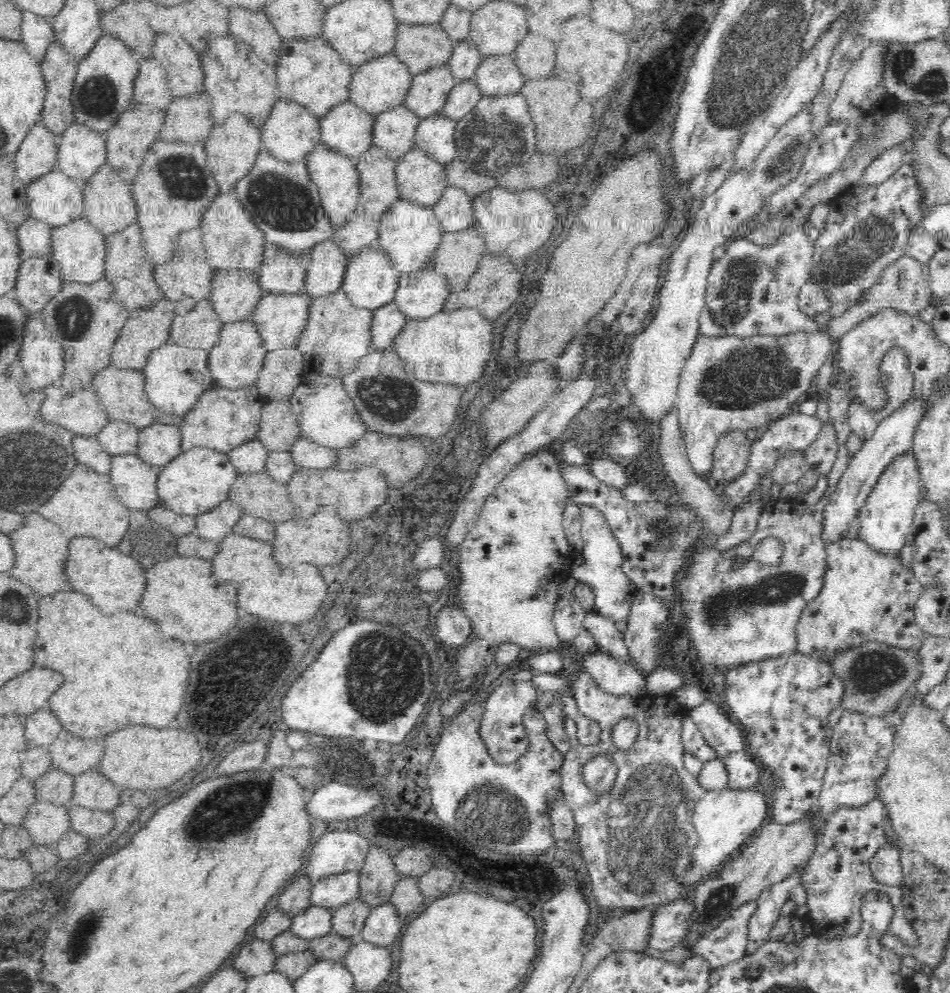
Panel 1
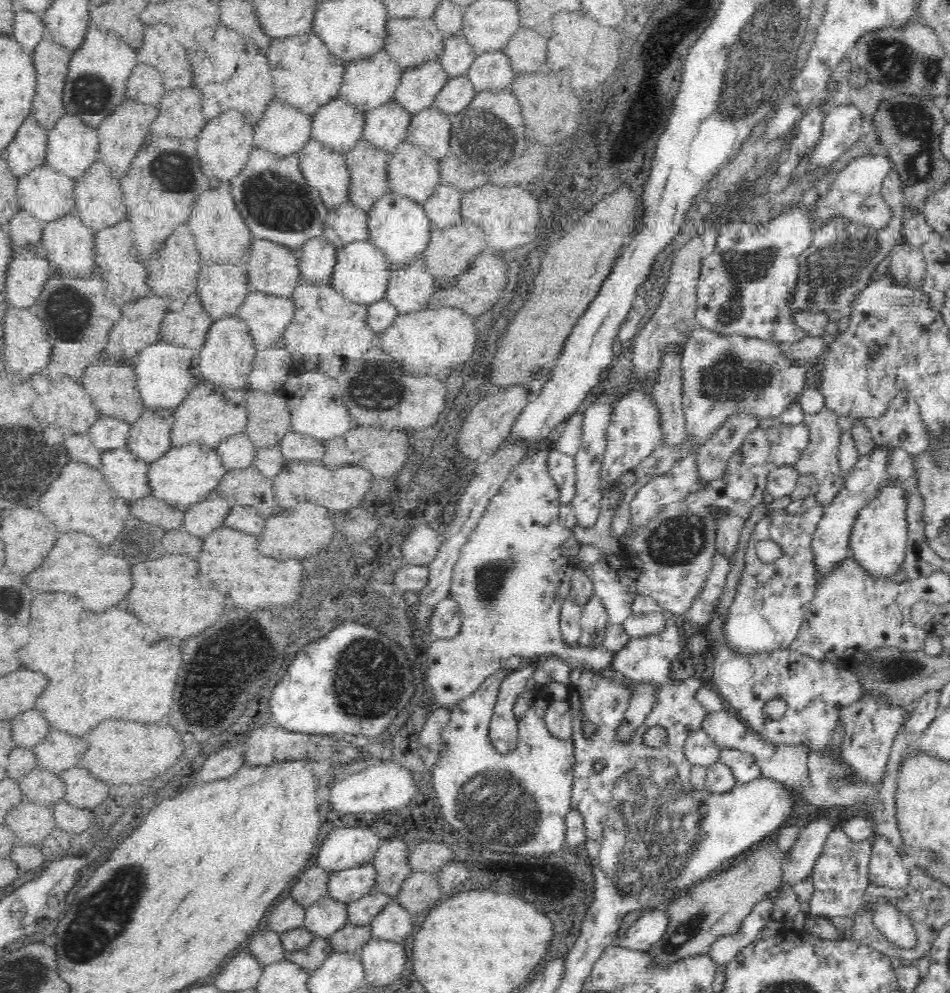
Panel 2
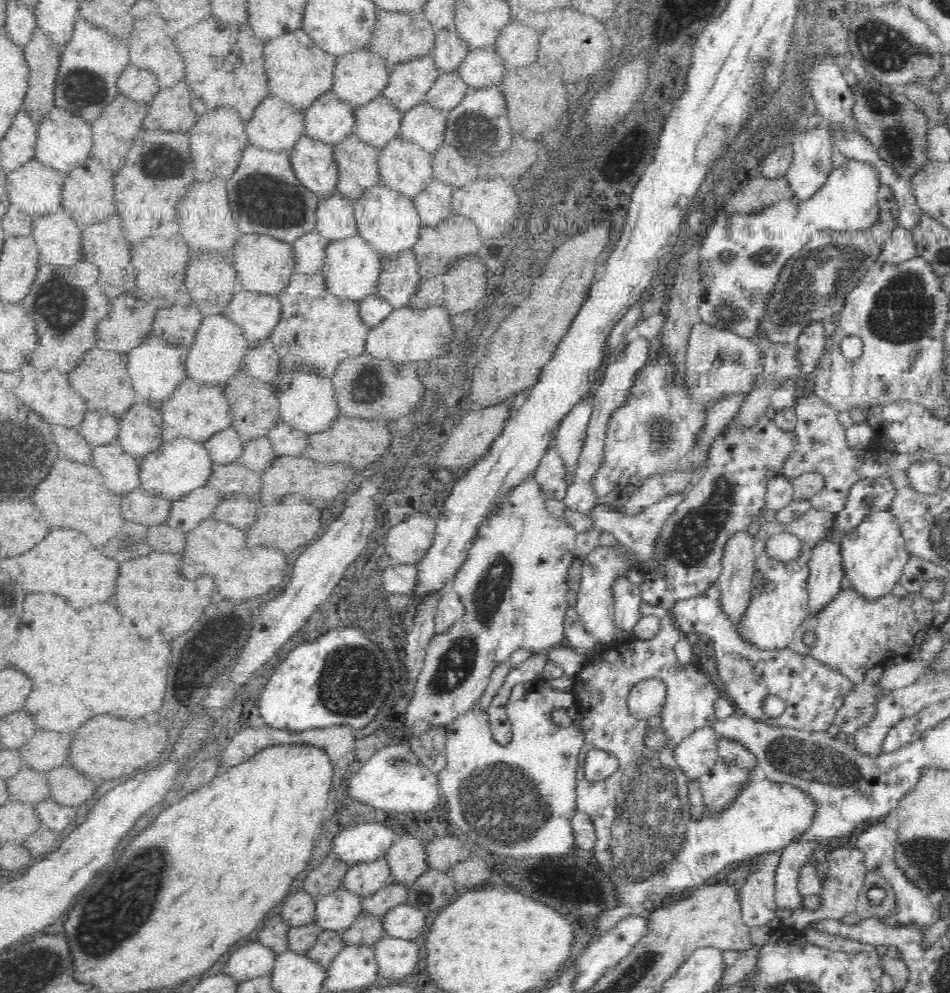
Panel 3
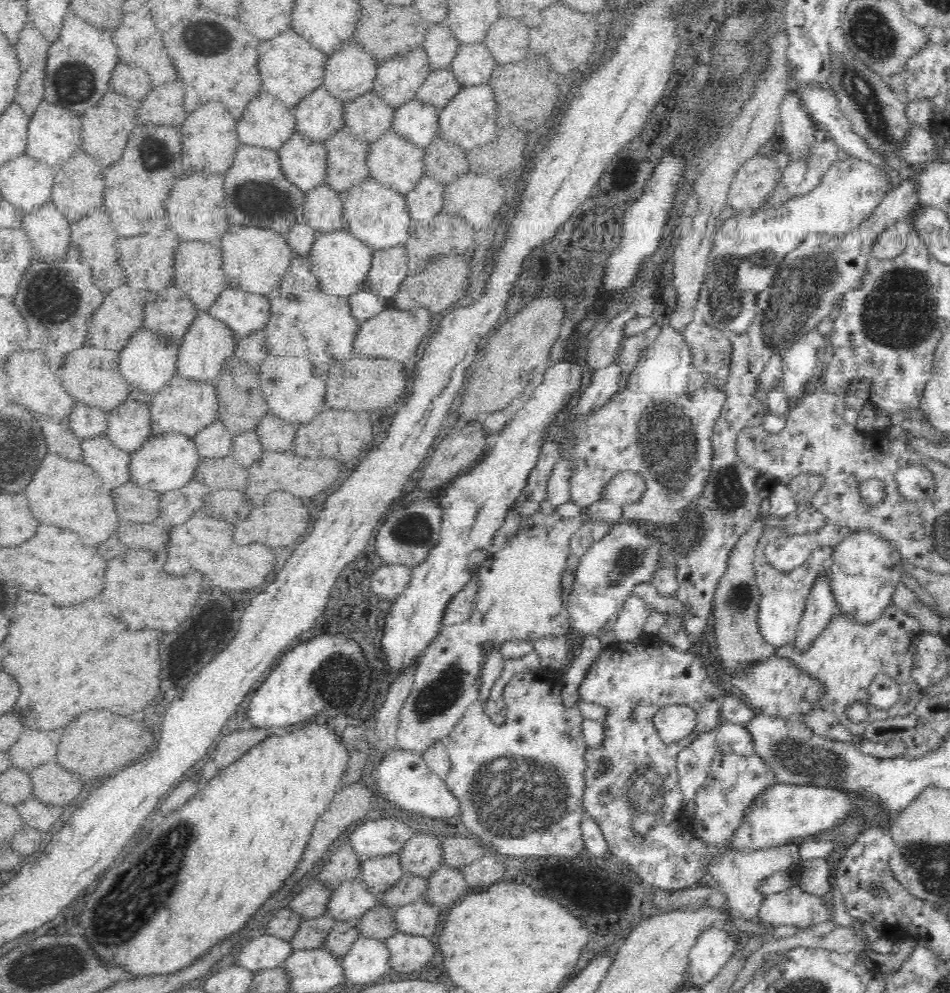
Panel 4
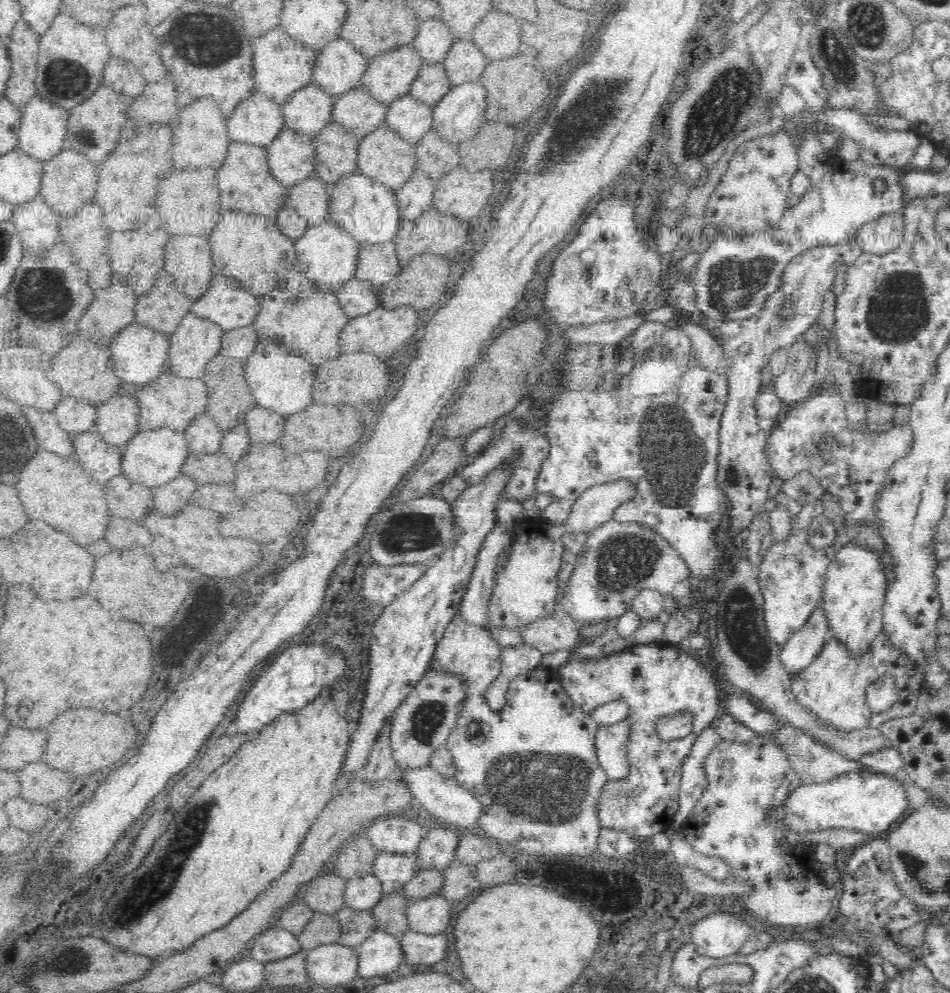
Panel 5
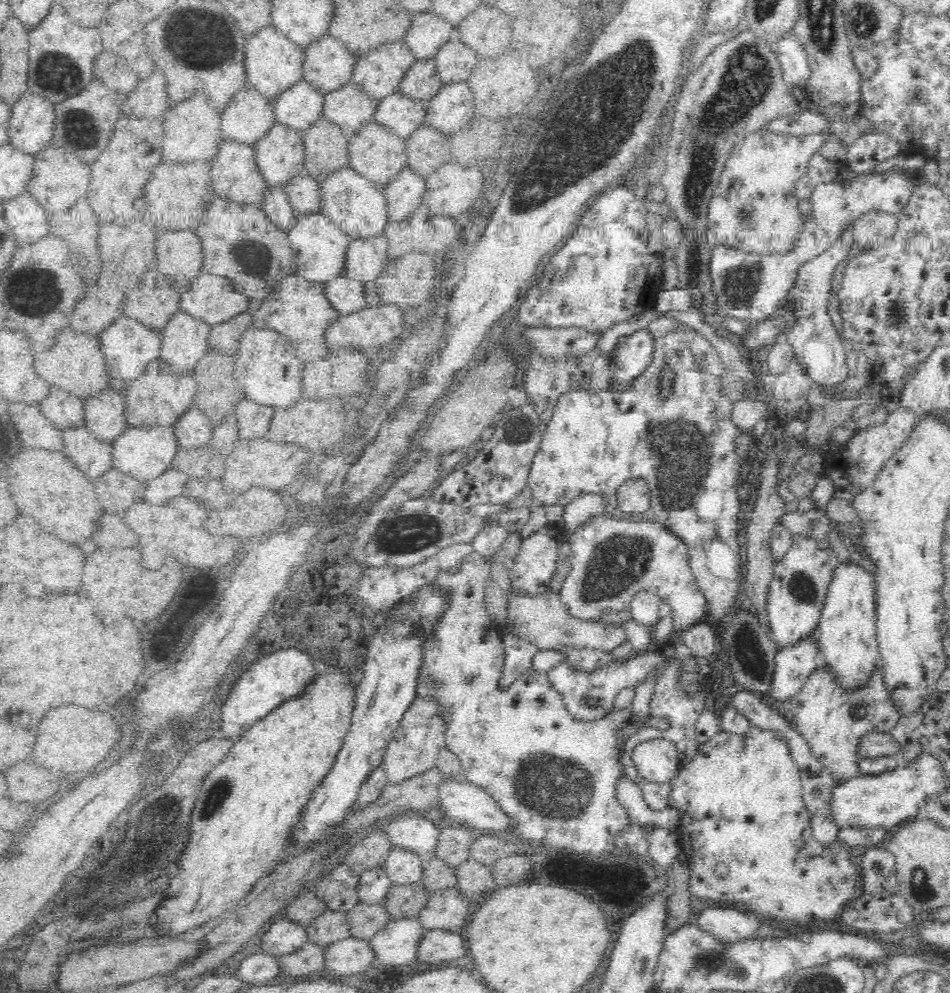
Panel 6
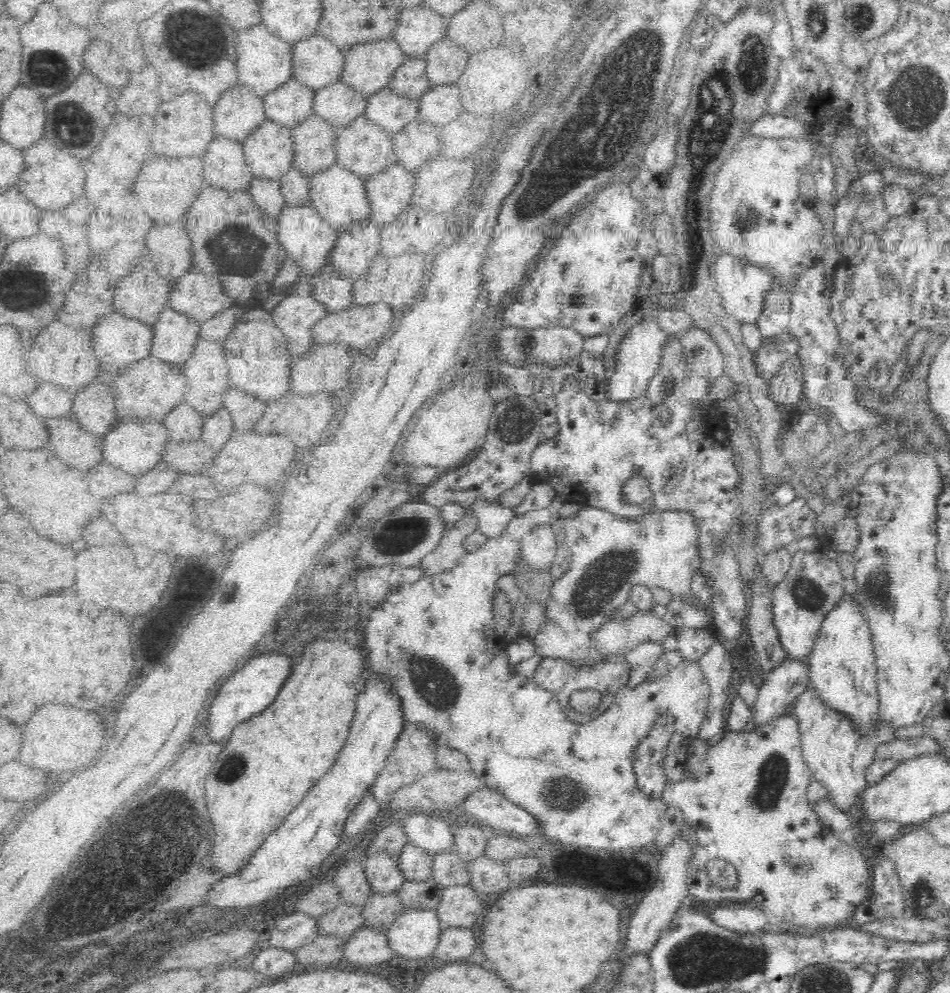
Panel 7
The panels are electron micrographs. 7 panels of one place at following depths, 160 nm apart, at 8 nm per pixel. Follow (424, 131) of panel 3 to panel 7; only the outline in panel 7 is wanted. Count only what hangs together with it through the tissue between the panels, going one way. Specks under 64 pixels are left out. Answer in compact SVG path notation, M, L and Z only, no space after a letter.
M382 87L367 98L366 118L386 130L400 130L418 112L417 98L403 96L392 87Z

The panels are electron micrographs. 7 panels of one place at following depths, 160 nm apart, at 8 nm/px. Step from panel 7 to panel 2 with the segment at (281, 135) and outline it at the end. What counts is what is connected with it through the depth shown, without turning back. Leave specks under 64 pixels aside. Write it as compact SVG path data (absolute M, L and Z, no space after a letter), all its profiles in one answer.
M310 139L296 155L306 185L319 192L326 208L348 200L351 178L341 153Z

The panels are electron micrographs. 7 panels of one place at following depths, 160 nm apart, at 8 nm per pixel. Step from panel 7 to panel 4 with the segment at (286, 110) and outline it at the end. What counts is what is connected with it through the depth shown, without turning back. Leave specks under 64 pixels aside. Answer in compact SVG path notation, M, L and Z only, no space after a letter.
M323 86L316 87L306 93L299 101L298 105L291 108L291 114L296 121L295 130L302 133L310 140L320 141L328 139L336 130L345 128L343 101L334 98L329 90Z

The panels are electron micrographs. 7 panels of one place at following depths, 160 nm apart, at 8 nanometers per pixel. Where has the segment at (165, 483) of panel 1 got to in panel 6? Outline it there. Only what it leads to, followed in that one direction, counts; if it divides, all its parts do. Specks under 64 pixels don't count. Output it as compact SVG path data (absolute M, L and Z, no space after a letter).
M162 426L126 428L126 432L122 432L112 444L112 464L122 472L132 474L134 478L150 480L168 468L170 460L174 458L174 452L176 452L176 438L170 426L168 428Z

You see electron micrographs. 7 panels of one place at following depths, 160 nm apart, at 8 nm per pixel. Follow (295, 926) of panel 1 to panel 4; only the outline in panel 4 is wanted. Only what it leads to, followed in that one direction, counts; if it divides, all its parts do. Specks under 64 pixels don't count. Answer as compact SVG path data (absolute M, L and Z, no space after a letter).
M361 878L344 881L332 892L329 912L340 921L358 921L364 913L377 906L378 898Z

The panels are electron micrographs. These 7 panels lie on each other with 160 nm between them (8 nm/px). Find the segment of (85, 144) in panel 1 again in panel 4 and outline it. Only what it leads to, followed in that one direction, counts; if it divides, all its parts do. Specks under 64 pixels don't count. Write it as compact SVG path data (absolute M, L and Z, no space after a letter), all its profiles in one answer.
M44 99L30 116L26 152L48 164L56 164L60 154L62 160L66 160L80 142L78 132L81 120L76 118L74 112L54 106Z

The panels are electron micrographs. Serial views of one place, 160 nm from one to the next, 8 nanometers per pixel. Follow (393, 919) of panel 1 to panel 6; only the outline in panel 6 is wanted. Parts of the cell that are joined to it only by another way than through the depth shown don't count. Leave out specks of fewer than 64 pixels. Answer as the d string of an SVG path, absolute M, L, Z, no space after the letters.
M440 886L432 890L419 916L426 930L446 929L447 931L466 926L466 920L470 918L466 902L462 900L457 886Z

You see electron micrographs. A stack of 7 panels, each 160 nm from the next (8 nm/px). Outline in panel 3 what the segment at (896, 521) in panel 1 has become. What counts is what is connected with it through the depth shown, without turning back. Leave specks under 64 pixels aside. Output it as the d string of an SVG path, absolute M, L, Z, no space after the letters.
M889 510L868 514L862 524L853 528L838 543L844 588L850 589L868 603L876 603L892 594L894 586L900 583L909 554L903 548L901 531L895 526Z

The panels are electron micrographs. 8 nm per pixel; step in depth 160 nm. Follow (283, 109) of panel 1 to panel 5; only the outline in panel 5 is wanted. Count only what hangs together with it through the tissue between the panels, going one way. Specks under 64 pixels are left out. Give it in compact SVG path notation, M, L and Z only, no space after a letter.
M250 94L228 118L228 136L265 148L285 126L281 106L266 95Z

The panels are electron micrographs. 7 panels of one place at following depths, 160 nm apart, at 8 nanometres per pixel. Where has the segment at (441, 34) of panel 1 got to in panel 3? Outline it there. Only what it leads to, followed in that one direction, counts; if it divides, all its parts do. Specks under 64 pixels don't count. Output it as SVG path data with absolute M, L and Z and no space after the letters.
M376 8L369 48L375 51L388 65L403 63L422 55L431 54L437 29L420 11L387 11Z

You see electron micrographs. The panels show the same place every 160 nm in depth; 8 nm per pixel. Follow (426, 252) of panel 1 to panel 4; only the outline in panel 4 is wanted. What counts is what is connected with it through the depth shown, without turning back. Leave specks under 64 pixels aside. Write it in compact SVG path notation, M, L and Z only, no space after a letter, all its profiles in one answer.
M369 177L359 185L343 188L341 191L343 219L350 234L365 242L372 250L382 250L406 242L410 217L404 195Z

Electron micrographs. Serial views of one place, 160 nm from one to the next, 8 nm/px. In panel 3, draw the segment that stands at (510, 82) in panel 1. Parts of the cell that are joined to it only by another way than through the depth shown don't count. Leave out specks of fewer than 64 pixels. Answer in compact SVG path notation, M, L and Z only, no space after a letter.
M469 48L456 73L468 88L498 88L500 96L504 66L494 50L488 48Z

